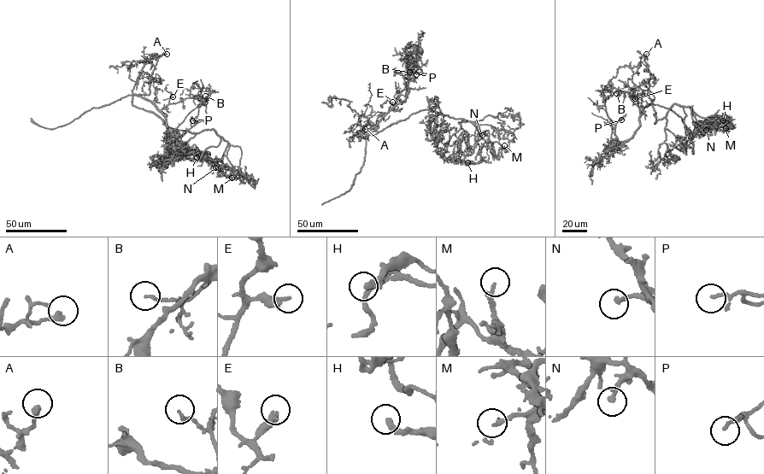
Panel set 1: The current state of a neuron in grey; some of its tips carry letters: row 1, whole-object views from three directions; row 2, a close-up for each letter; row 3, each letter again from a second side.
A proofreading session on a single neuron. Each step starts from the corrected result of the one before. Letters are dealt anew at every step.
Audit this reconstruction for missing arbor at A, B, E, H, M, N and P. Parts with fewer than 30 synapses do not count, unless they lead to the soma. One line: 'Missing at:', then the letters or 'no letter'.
Missing at: no letter

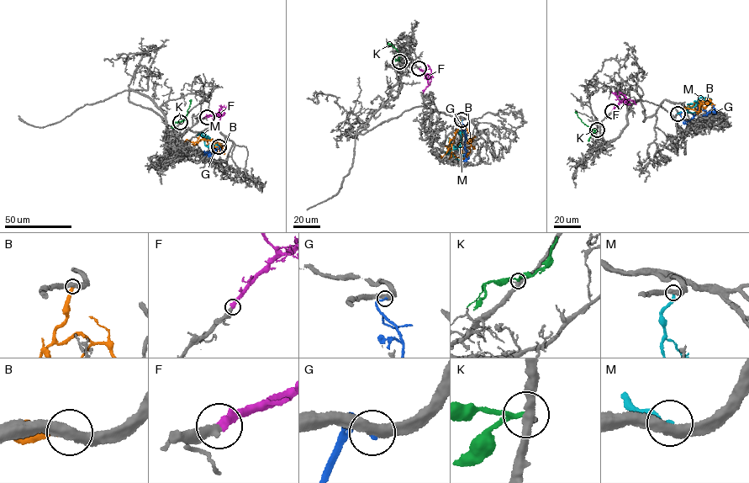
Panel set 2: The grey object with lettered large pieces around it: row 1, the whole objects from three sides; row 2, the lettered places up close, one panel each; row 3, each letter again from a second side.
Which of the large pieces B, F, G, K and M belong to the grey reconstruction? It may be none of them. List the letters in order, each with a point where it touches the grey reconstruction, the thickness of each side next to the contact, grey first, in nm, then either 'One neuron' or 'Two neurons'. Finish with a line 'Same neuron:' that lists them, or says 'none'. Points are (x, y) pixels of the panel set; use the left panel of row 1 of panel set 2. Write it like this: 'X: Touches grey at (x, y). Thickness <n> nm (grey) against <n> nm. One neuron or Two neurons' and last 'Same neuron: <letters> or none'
B: Touches grey at (218, 146). Thickness 400 nm (grey) against 320 nm. Two neurons
F: Touches grey at (207, 117). Thickness 320 nm (grey) against 400 nm. One neuron
G: Touches grey at (218, 146). Thickness 440 nm (grey) against 240 nm. Two neurons
K: Touches grey at (180, 122). Thickness 320 nm (grey) against 180 nm. Two neurons
M: Touches grey at (218, 146). Thickness 440 nm (grey) against 240 nm. Two neurons
Same neuron: F

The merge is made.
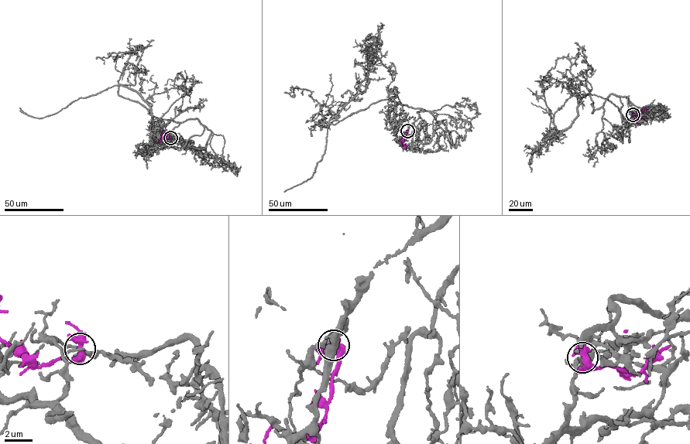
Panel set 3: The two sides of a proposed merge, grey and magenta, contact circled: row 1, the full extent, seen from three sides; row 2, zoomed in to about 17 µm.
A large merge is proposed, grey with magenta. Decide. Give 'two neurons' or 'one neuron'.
two neurons

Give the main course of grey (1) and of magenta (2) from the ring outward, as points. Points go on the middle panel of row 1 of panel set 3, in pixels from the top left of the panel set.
1: (407, 131), (423, 110), (385, 99), (329, 122), (365, 91), (377, 58), (395, 75), (388, 88)
2: (407, 131), (407, 136), (402, 143), (405, 145), (406, 149)

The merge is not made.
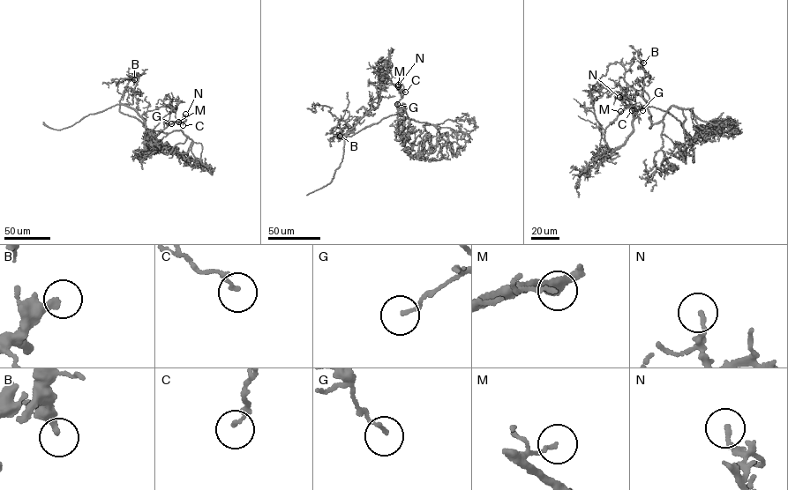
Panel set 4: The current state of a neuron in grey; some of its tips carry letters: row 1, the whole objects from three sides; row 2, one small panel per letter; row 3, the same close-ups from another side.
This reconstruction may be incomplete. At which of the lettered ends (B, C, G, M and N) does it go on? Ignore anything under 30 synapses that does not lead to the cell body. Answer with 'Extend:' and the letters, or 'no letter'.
Extend: B

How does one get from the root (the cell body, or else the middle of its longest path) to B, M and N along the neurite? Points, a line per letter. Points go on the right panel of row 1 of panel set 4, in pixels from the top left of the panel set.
B: (649, 118), (647, 105), (649, 97), (643, 88), (644, 72), (641, 64), (643, 63)
M: (649, 118), (643, 106), (635, 115), (628, 138), (610, 151), (605, 129), (620, 111)
N: (649, 118), (643, 106), (635, 115), (628, 138), (610, 151), (605, 129), (625, 107), (619, 97)

